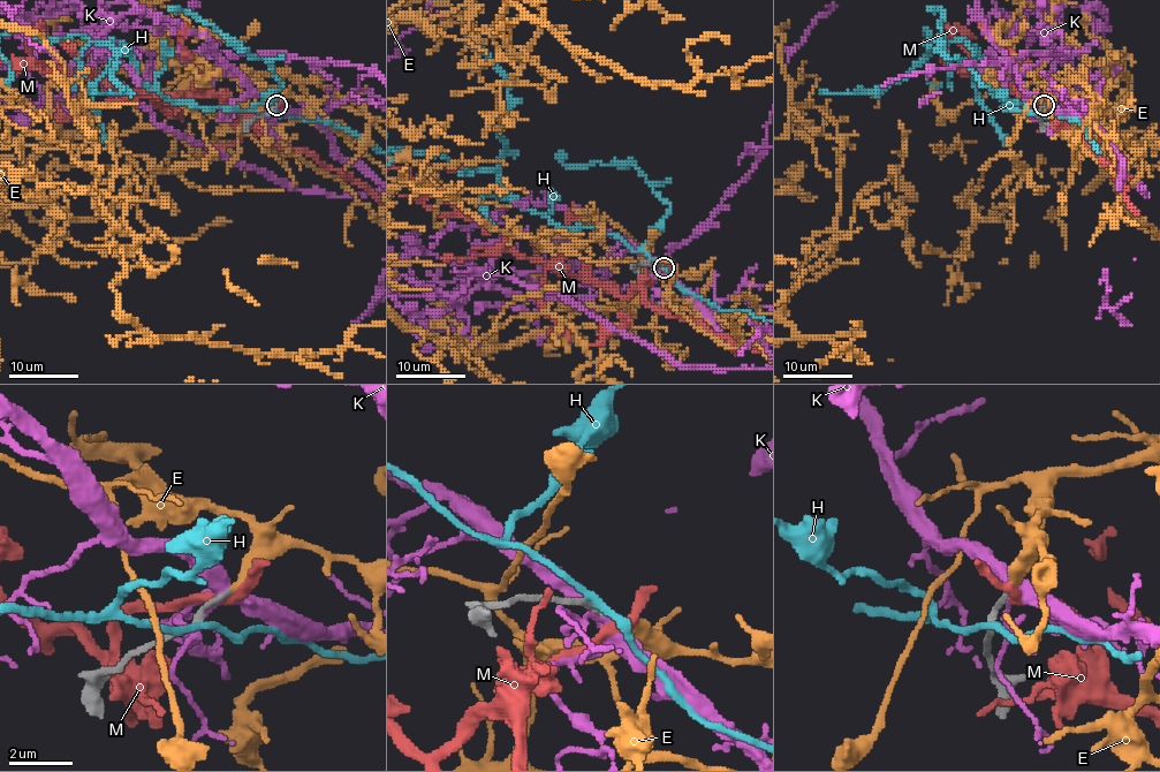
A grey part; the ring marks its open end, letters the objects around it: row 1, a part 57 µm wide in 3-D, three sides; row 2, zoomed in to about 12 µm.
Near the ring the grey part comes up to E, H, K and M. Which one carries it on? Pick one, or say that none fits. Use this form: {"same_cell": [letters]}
{"same_cell": ["E"]}

